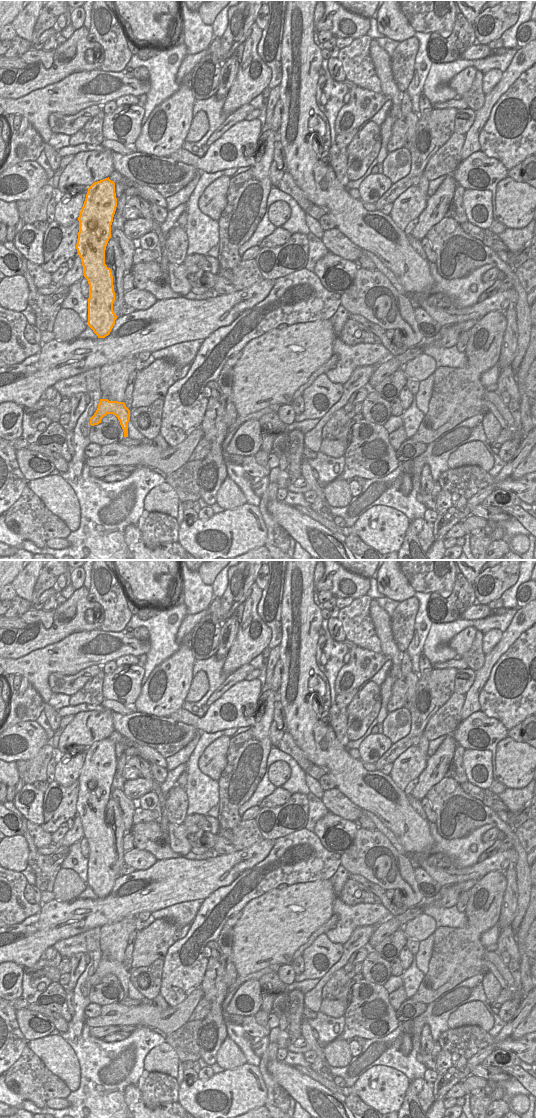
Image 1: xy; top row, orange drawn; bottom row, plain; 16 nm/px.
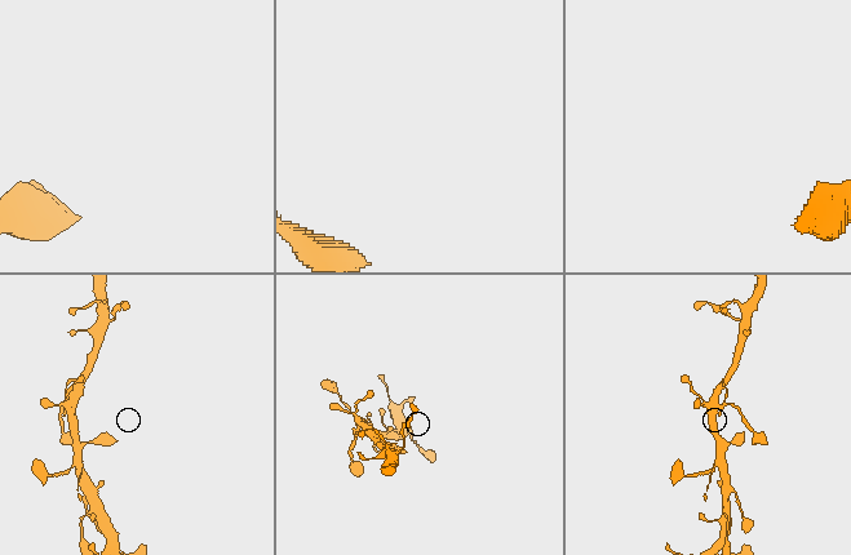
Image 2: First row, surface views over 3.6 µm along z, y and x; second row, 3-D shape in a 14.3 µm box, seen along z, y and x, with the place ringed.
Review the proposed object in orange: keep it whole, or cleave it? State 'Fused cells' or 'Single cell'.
Single cell.

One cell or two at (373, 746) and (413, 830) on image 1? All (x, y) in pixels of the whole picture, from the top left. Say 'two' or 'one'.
two

